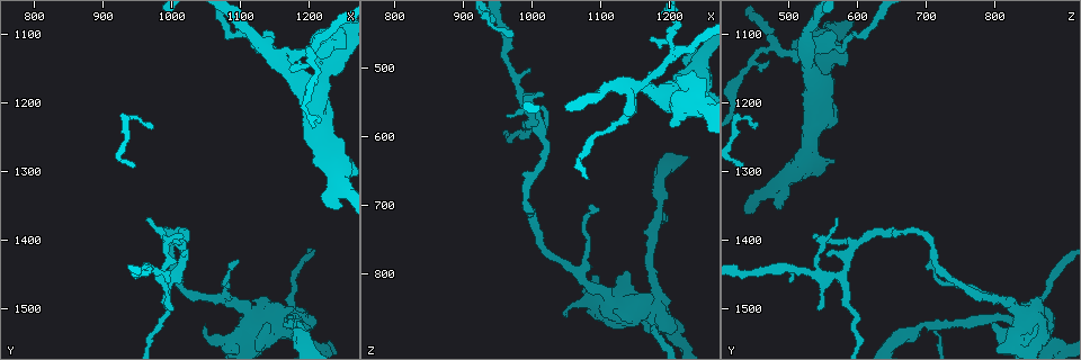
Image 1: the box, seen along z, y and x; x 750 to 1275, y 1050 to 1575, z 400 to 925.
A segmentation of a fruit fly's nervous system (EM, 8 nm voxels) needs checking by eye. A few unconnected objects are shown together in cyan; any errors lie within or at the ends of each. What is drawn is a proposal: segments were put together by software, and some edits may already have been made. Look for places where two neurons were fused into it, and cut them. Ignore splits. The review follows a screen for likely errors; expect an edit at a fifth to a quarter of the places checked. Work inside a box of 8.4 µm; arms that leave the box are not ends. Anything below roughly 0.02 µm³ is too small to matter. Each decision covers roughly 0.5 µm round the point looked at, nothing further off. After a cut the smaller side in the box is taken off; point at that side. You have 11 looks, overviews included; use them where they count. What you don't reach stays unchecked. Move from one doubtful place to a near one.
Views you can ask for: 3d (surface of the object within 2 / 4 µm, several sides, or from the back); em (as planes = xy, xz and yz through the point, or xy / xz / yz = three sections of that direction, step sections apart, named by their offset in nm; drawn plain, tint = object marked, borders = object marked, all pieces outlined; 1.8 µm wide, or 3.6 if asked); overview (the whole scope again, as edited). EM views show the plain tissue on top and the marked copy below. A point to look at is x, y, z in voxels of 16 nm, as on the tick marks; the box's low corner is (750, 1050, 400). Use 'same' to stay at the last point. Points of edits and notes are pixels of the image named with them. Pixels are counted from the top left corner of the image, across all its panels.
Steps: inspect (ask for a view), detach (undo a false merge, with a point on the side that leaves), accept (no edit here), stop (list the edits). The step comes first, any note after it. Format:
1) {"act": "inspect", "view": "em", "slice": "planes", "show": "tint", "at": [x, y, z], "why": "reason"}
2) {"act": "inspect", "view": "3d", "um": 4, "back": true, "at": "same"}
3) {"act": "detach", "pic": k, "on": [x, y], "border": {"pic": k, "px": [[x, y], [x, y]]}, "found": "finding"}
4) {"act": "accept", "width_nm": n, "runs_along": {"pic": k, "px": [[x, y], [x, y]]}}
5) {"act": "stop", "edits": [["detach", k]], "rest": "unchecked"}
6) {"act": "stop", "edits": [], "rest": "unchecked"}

{"act": "inspect", "view": "3d", "um": 4, "at": [1185, 1530, 715], "why": "side arm on a straight run"}

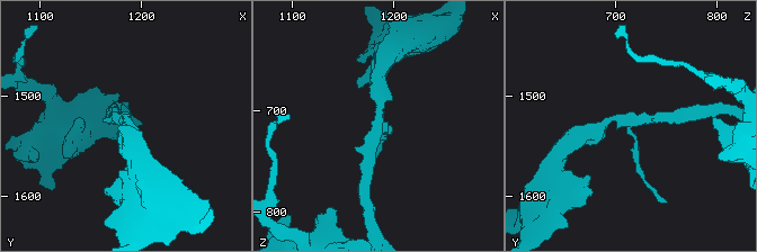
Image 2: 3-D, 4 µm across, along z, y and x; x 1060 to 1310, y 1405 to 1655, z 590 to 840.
{"act": "inspect", "view": "em", "um": 3.6, "slice": "planes", "show": "tint", "at": [1186, 1526, 712], "arms": 3}

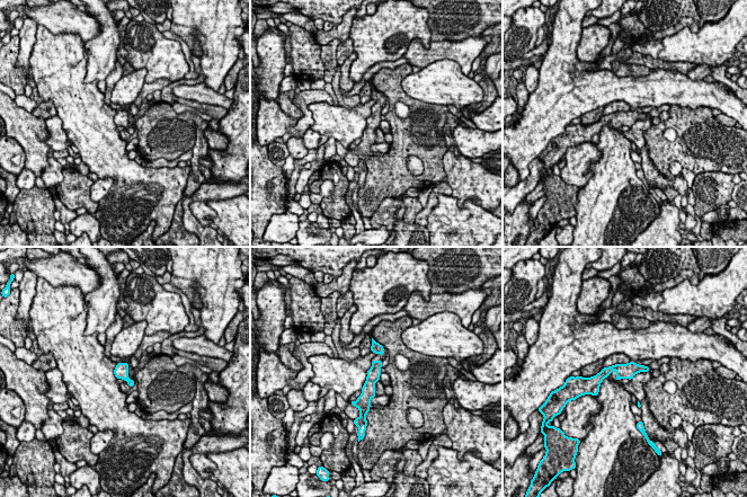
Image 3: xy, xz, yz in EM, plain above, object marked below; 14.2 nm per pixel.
{"act": "accept", "width_nm": 190, "runs_along": {"pic": 3, "px": [[645, 369], [610, 369], [597, 380]]}, "found": "one neuron here"}

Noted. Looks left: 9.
{"act": "inspect", "view": "em", "slice": "planes", "show": "tint", "at": [1020, 1405, 590]}

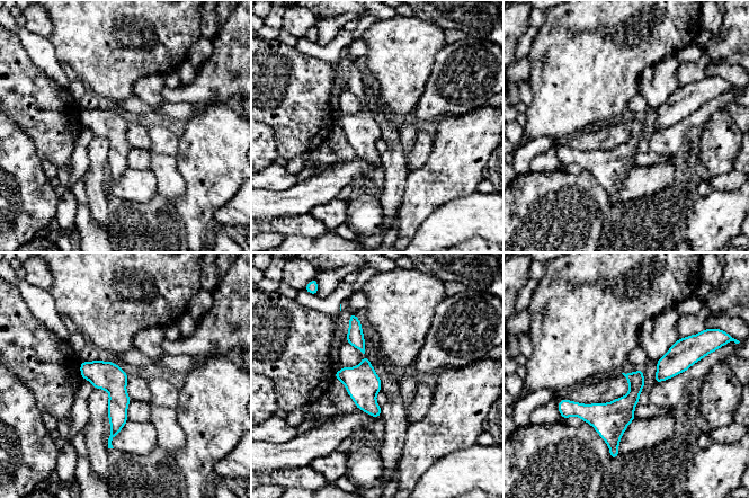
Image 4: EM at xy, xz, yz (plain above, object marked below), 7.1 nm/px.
{"act": "accept", "width_nm": 120, "found": "continuous, no second neuron"}

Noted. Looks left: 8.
{"act": "inspect", "view": "3d", "um": 4, "at": [1175, 1505, 860], "why": "sharp bend"}

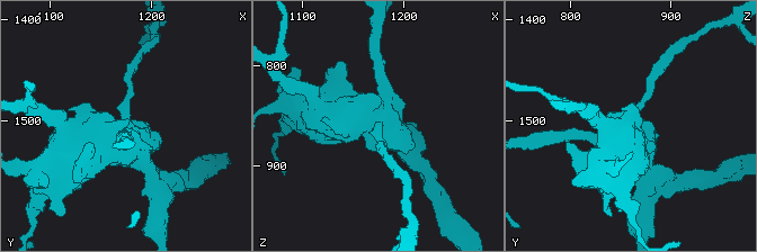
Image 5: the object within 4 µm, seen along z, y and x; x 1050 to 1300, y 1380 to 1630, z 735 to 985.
{"act": "inspect", "view": "em", "um": 3.6, "slice": "xz", "step": 8, "show": "tint", "at": "same"}

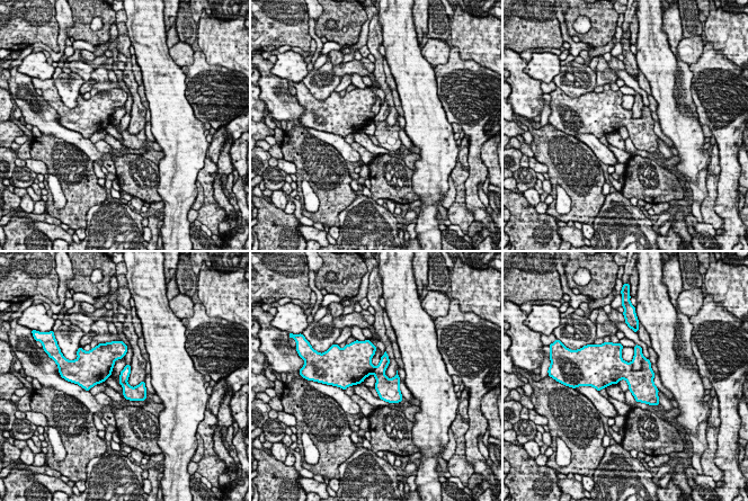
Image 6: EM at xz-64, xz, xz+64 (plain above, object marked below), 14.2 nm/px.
{"act": "detach", "pic": 6, "on": [638, 357], "found": "a second neuron is stuck on"}

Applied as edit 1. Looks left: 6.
{"act": "inspect", "view": "em", "um": 3.6, "slice": "planes", "show": "tint", "at": [1220, 1170, 550], "why": "two arms at a narrow angle"}

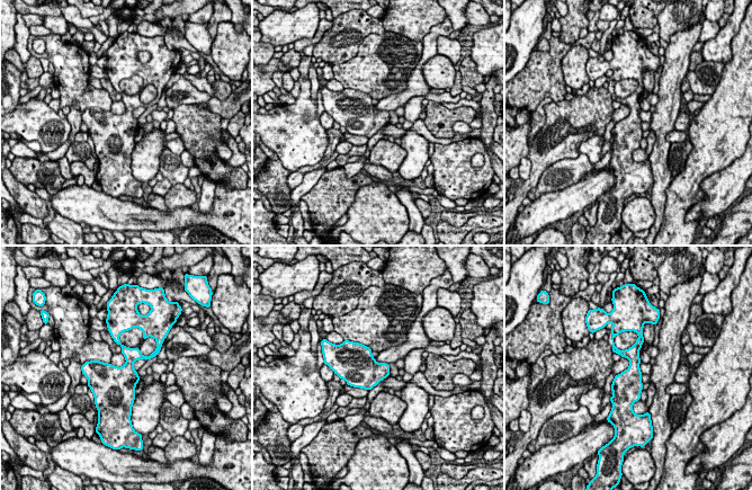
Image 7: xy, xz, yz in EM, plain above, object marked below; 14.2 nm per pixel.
{"act": "accept", "found": "one neuron here"}

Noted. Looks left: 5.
{"act": "stop", "edits": [["detach", 6]], "rest": "unchecked"}

